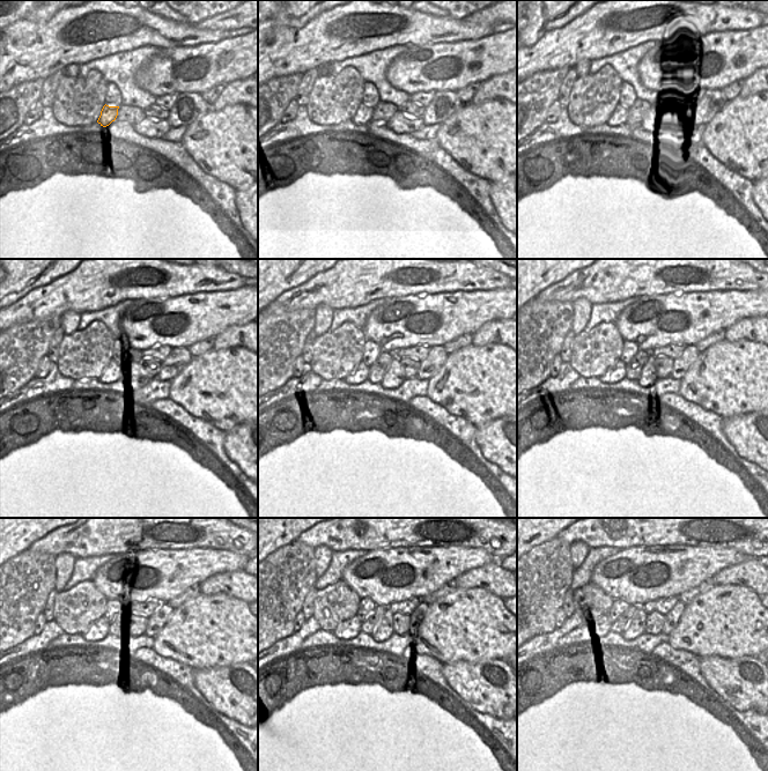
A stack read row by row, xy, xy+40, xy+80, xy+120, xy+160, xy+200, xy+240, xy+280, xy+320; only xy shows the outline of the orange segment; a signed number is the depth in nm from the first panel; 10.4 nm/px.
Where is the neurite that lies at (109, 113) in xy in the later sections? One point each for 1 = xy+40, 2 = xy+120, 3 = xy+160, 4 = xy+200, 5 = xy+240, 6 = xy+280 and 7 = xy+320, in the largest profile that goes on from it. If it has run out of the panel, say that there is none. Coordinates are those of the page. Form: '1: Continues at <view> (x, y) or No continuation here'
1: Continues at xy+40 (363, 116)
2: Continues at xy+120 (101, 368)
3: Continues at xy+160 (361, 372)
4: Continues at xy+200 (618, 371)
5: Continues at xy+240 (100, 629)
6: Continues at xy+280 (351, 628)
7: Continues at xy+320 (603, 627).

